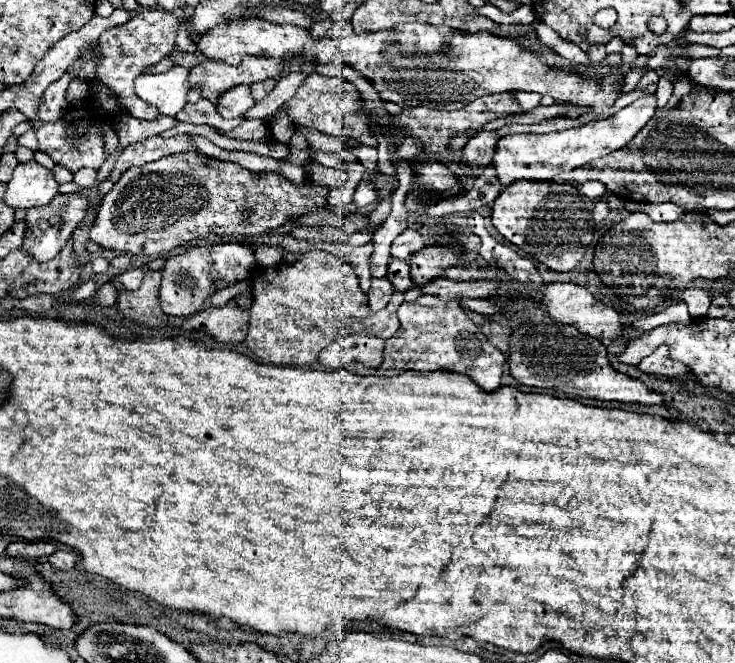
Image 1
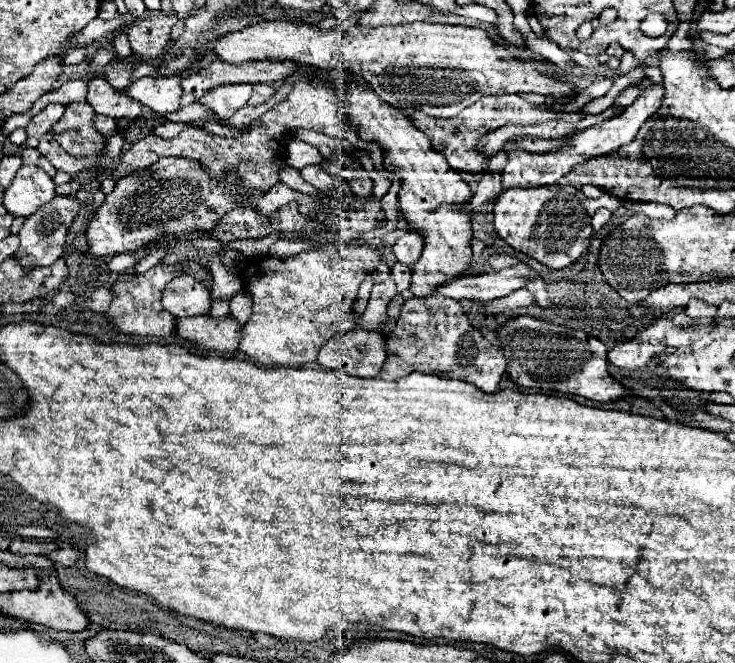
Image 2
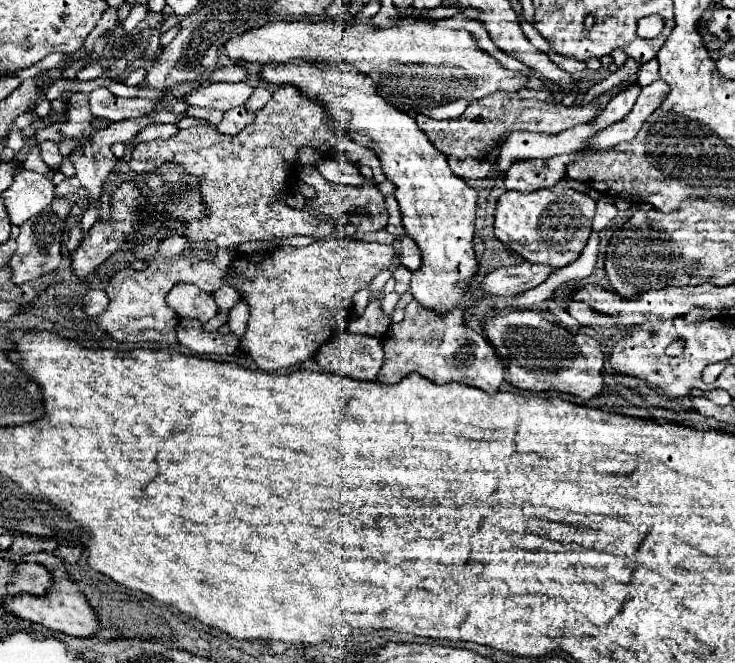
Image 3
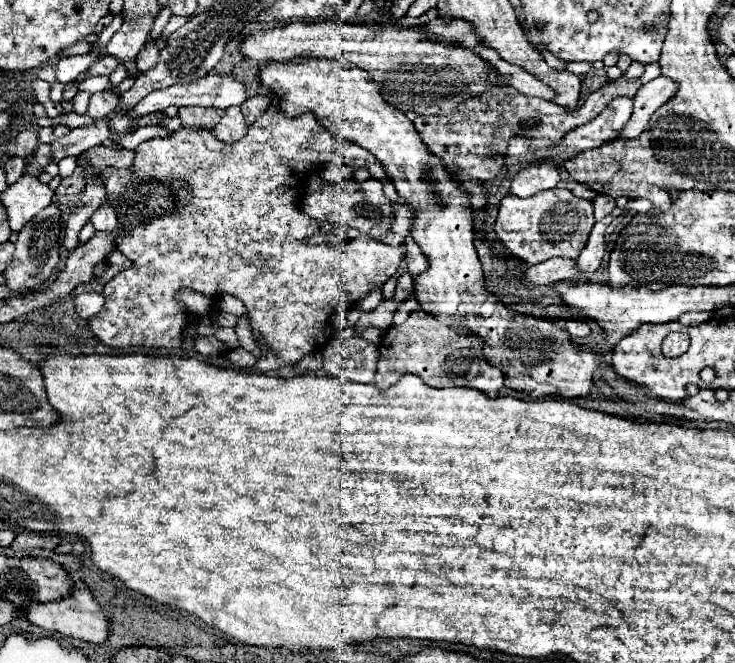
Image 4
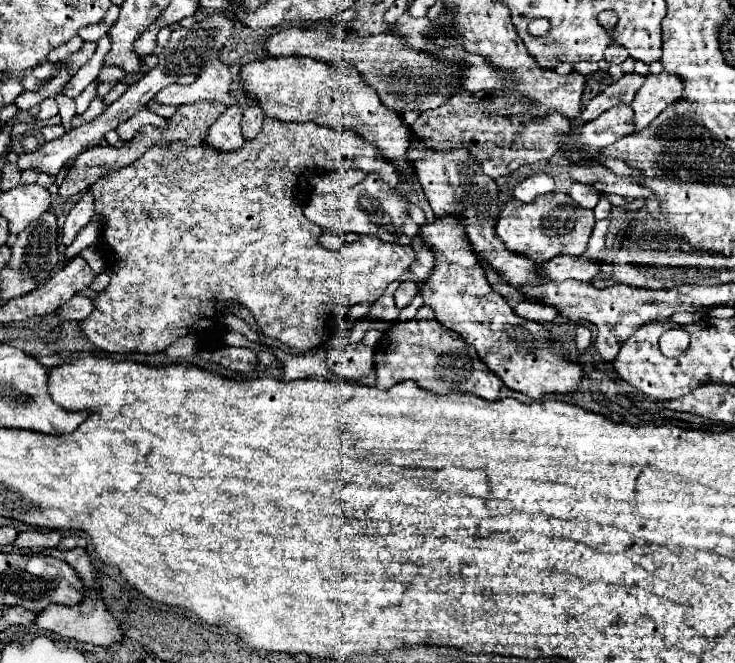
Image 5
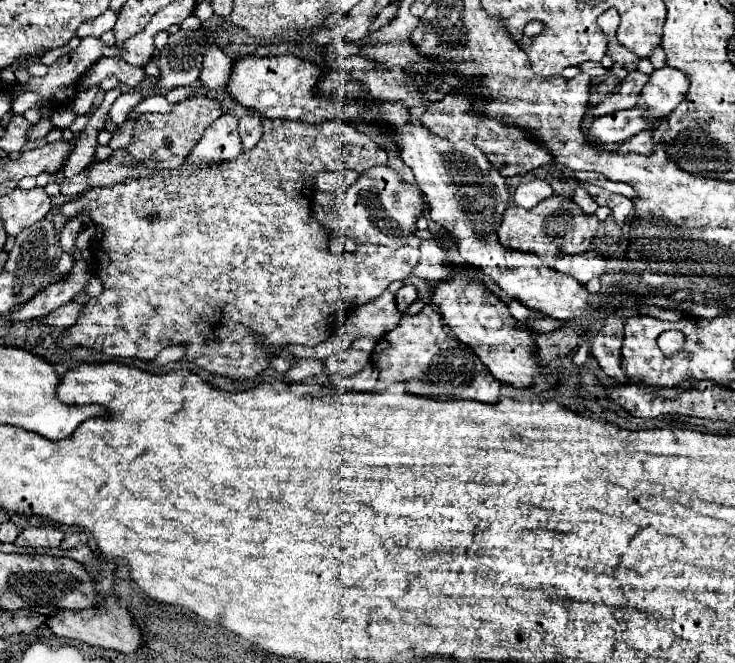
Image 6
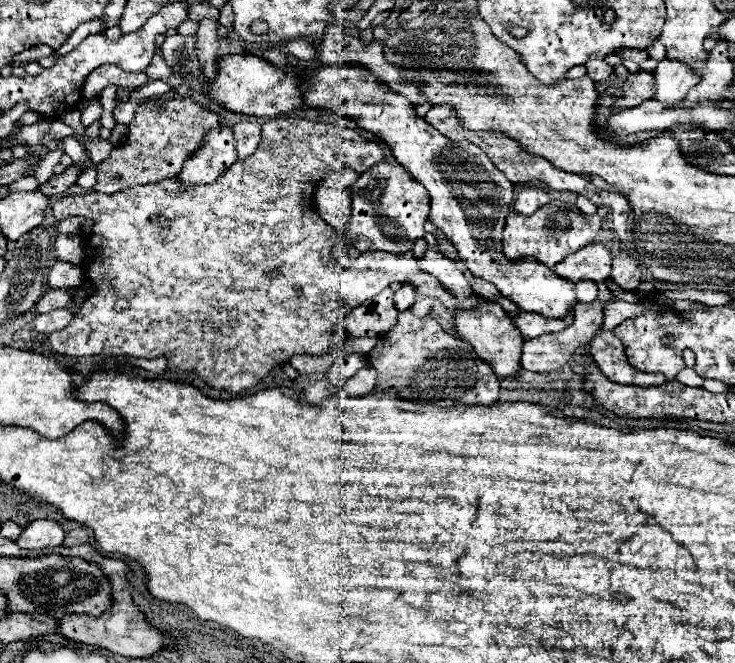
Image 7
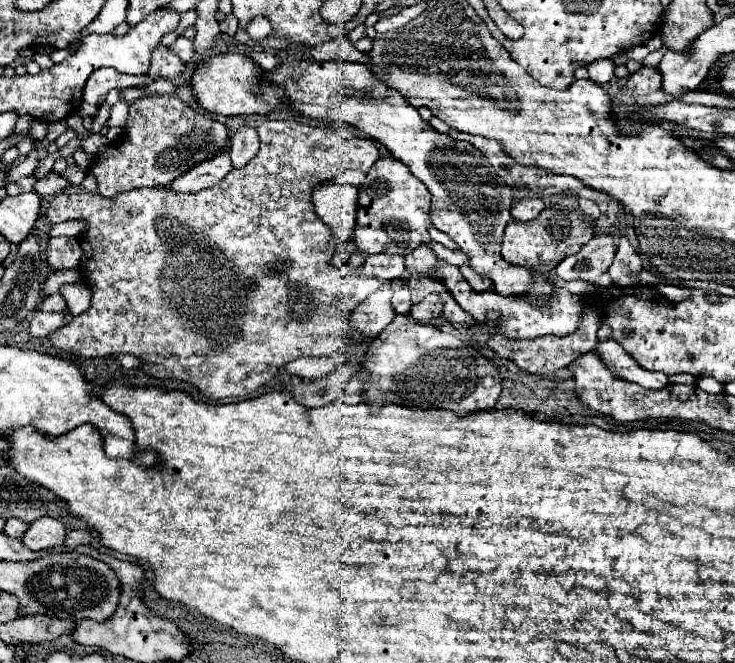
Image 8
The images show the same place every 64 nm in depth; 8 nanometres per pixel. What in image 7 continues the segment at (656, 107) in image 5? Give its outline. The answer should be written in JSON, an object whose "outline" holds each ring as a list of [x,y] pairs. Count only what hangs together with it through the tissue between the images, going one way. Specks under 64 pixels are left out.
{"outline":[[[662,60],[656,66],[654,76],[656,76],[654,100],[664,102],[664,104],[682,102],[688,90],[700,82],[700,76],[692,68],[680,62],[672,62],[672,60]]]}

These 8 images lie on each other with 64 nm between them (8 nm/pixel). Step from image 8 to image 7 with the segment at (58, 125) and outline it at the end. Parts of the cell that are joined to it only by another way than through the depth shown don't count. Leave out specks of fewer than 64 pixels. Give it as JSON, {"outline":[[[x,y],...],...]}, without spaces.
{"outline":[[[54,119],[51,124],[51,129],[48,134],[44,136],[41,144],[48,146],[49,142],[53,139],[61,139],[67,136],[72,136],[73,130],[61,120]]]}

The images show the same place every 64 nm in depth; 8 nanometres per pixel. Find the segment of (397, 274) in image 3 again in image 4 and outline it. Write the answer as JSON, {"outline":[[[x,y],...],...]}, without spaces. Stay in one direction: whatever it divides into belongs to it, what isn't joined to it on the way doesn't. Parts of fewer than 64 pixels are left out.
{"outline":[[[404,272],[400,278],[398,278],[398,286],[396,286],[396,292],[394,292],[394,300],[400,304],[404,300],[408,300],[408,296],[414,294],[414,278]]]}

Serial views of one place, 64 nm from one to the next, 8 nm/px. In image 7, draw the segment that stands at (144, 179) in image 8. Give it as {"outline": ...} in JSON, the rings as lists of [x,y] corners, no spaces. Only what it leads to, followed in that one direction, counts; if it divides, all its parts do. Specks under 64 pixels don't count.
{"outline":[[[170,98],[162,108],[146,104],[138,106],[124,144],[112,148],[110,156],[96,166],[98,172],[96,190],[114,194],[130,186],[152,184],[178,176],[182,164],[202,146],[204,136],[218,126],[220,126],[218,116],[210,110],[200,108],[190,98]]]}

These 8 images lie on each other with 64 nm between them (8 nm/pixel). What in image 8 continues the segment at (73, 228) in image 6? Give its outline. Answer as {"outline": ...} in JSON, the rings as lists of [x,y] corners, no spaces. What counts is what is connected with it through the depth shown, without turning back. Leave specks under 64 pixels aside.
{"outline":[[[58,236],[48,240],[46,248],[46,262],[52,268],[52,272],[58,270],[68,270],[68,268],[78,268],[82,256],[82,248],[78,238],[70,236]]]}

